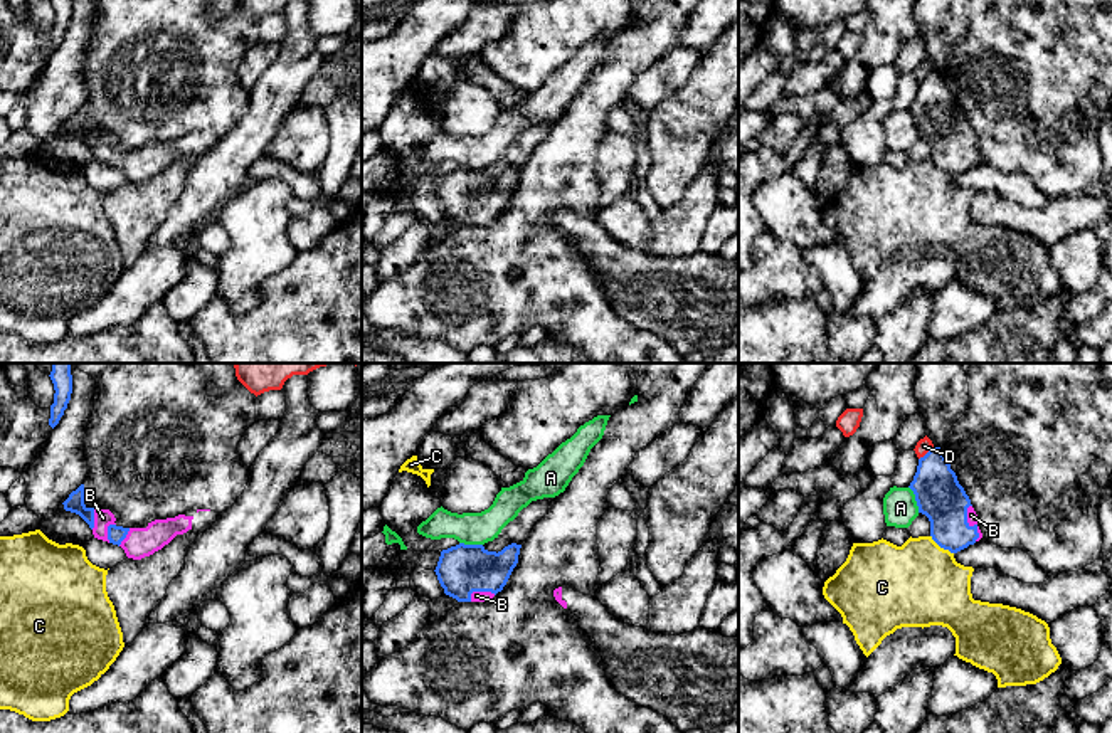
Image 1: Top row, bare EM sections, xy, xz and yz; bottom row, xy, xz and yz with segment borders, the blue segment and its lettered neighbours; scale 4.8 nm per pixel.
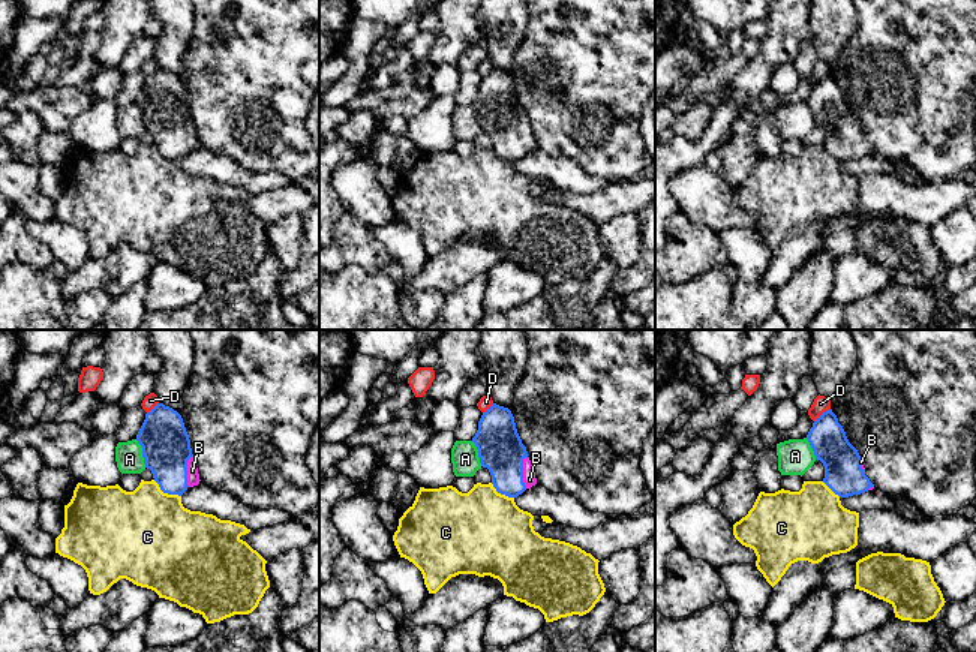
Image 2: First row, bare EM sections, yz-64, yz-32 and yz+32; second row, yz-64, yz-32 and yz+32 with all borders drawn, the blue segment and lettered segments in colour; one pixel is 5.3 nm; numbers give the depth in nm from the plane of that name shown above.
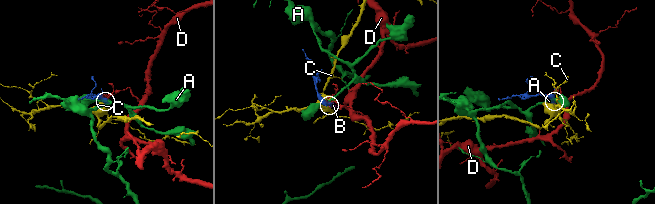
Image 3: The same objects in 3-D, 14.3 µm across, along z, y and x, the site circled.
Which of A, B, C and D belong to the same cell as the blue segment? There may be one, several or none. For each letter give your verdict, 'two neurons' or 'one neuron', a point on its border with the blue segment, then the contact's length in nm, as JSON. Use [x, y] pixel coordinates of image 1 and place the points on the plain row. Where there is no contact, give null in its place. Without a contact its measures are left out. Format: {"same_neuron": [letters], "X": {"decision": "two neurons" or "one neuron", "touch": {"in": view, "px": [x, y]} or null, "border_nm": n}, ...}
{"same_neuron": ["B"], "A": {"decision": "two neurons", "touch": {"in": "yz", "px": [916, 123]}, "border_nm": 140}, "B": {"decision": "one neuron", "touch": {"in": "xz", "px": [480, 214]}, "border_nm": 130}, "C": {"decision": "two neurons", "touch": {"in": "yz", "px": [941, 170]}, "border_nm": 140}, "D": {"decision": "two neurons", "touch": {"in": "yz", "px": [927, 76]}, "border_nm": 100}}

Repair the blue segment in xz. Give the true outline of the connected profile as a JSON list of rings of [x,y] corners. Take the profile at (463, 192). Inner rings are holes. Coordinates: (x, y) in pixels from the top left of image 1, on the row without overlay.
[[[459,166],[441,175],[434,195],[444,217],[458,225],[488,225],[506,208],[520,171],[511,166],[496,177],[483,168]]]

